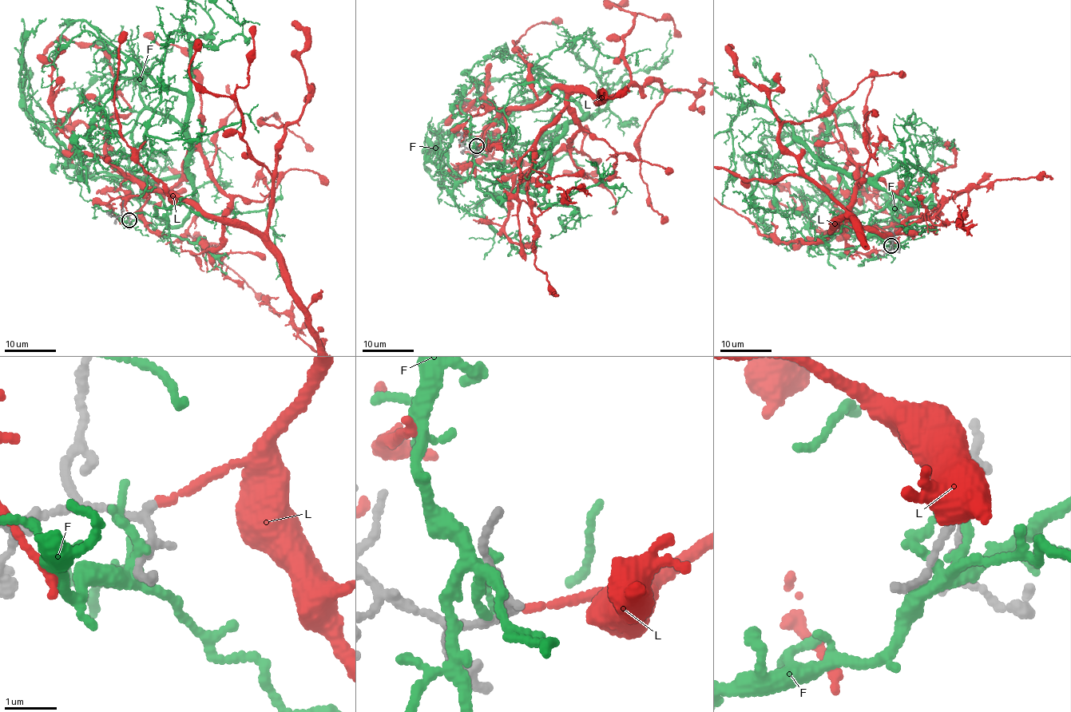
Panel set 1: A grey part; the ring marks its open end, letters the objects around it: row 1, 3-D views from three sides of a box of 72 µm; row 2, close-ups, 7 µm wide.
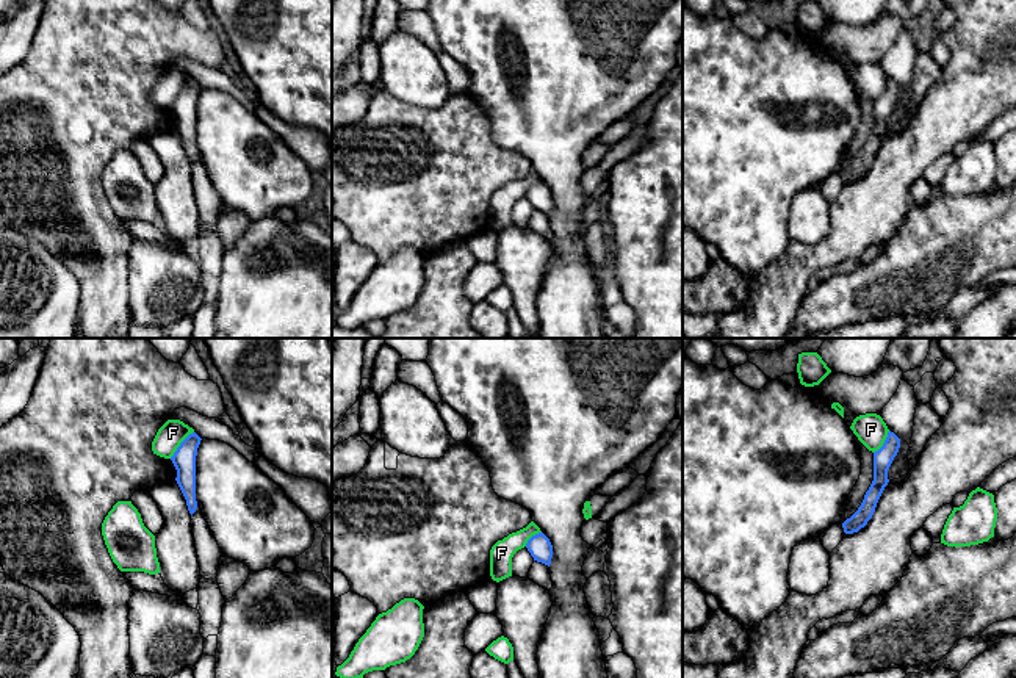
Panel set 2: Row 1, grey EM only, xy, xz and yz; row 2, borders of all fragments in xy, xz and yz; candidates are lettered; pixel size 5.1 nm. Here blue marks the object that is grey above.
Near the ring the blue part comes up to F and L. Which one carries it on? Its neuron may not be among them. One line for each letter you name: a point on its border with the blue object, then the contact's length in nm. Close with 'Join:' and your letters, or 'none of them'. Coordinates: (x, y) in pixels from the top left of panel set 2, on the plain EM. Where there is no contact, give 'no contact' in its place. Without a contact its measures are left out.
Join: none of them

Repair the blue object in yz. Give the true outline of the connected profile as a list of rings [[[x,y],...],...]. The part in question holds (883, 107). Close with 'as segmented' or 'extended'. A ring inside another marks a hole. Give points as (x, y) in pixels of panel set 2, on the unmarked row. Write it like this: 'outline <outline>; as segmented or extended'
outline [[[888,81],[883,96],[874,102],[874,130],[864,144],[858,160],[842,172],[845,183],[858,182],[872,168],[877,152],[888,135],[888,119],[897,105],[900,88],[894,81]]]; as segmented

